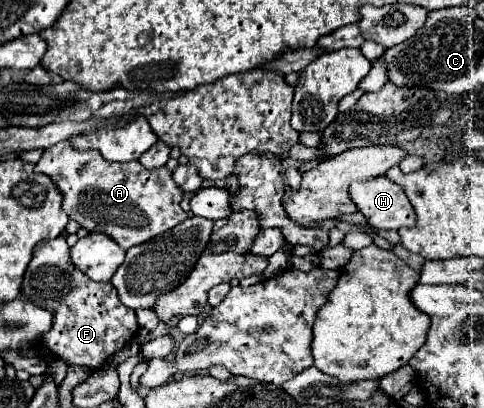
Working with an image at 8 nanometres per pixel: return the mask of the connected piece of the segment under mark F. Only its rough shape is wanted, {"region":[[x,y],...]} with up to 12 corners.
{"region":[[35,245],[21,293],[53,313],[37,347],[99,369],[139,329],[111,283]]}

